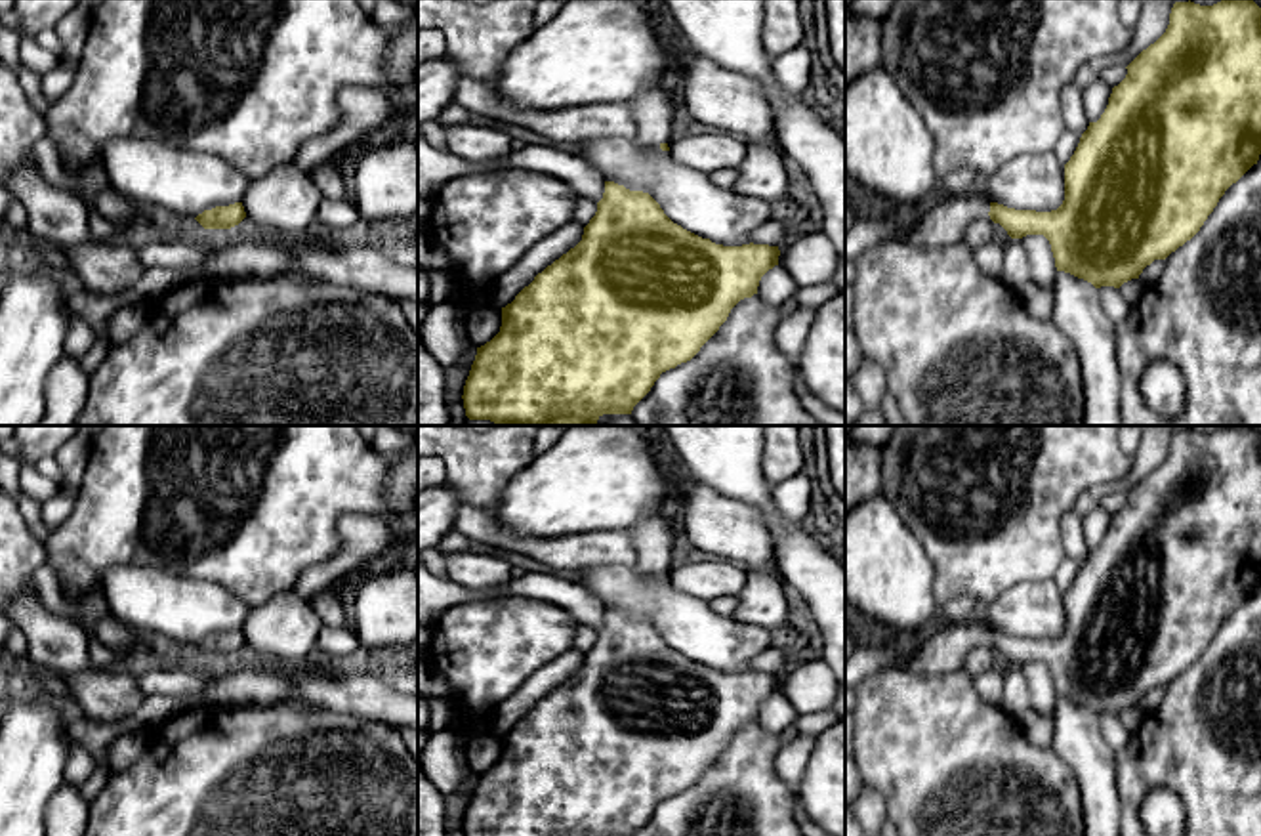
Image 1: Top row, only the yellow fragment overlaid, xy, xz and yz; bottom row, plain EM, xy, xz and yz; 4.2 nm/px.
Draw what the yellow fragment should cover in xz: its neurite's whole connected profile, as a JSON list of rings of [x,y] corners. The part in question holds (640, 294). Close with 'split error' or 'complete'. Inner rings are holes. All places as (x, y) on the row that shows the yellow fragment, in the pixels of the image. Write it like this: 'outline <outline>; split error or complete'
outline [[[605,181],[603,199],[597,202],[595,216],[584,227],[582,240],[538,273],[511,303],[502,307],[500,332],[490,342],[477,347],[462,395],[465,416],[469,420],[490,420],[496,426],[599,426],[597,420],[603,414],[631,414],[633,407],[651,391],[662,372],[691,361],[727,321],[731,309],[740,300],[757,294],[761,277],[778,265],[778,256],[778,246],[769,244],[715,244],[673,223],[649,193],[630,191],[614,181]]]; complete

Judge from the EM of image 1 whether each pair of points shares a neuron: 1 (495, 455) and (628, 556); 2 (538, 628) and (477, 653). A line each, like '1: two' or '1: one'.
1: two
2: one

